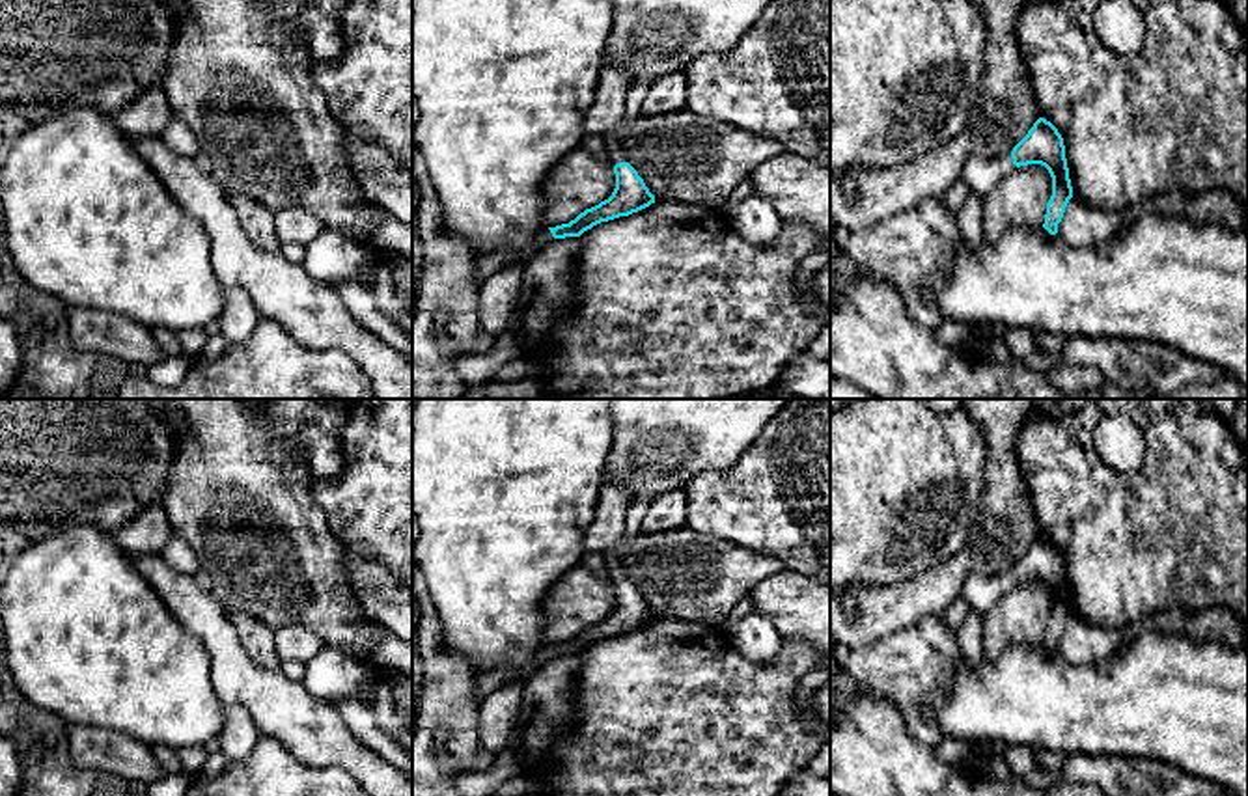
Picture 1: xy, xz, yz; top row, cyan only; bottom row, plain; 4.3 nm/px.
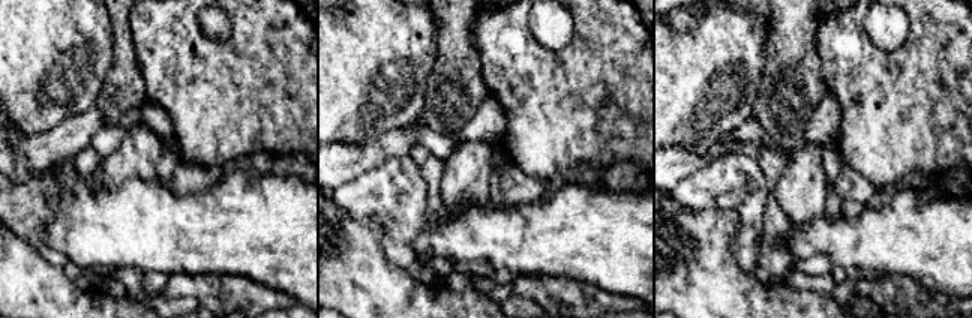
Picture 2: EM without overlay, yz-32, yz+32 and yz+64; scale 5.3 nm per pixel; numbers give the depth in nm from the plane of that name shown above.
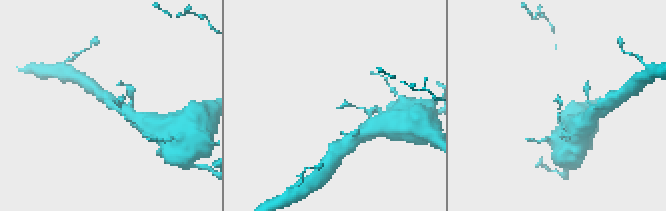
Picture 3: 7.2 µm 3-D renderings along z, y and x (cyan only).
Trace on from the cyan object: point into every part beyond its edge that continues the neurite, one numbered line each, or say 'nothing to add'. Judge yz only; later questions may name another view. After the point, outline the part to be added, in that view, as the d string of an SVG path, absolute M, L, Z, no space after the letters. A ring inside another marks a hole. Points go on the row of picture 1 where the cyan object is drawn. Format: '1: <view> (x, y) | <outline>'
nothing to add

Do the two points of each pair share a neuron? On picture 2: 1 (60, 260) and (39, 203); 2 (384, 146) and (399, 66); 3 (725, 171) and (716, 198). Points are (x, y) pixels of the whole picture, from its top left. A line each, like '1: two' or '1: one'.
1: one
2: two
3: one

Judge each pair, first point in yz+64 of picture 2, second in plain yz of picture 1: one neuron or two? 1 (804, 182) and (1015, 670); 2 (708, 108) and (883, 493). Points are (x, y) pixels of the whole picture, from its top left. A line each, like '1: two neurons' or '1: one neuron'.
1: two neurons
2: one neuron

